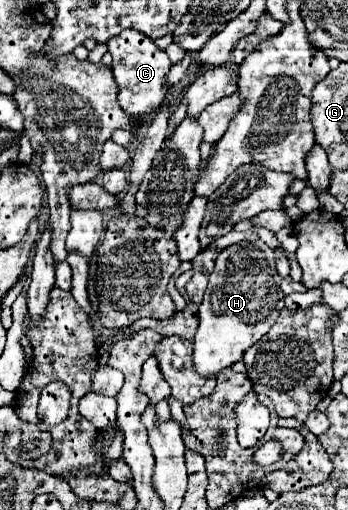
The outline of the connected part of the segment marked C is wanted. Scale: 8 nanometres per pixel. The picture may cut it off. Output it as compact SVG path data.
M123 30L115 38L111 38L107 46L113 56L111 70L115 82L119 84L119 98L117 98L119 106L131 116L133 122L139 122L139 126L143 126L155 114L155 110L159 110L165 94L169 92L169 82L167 82L167 74L171 68L169 56L167 52L159 50L151 38L135 30Z

